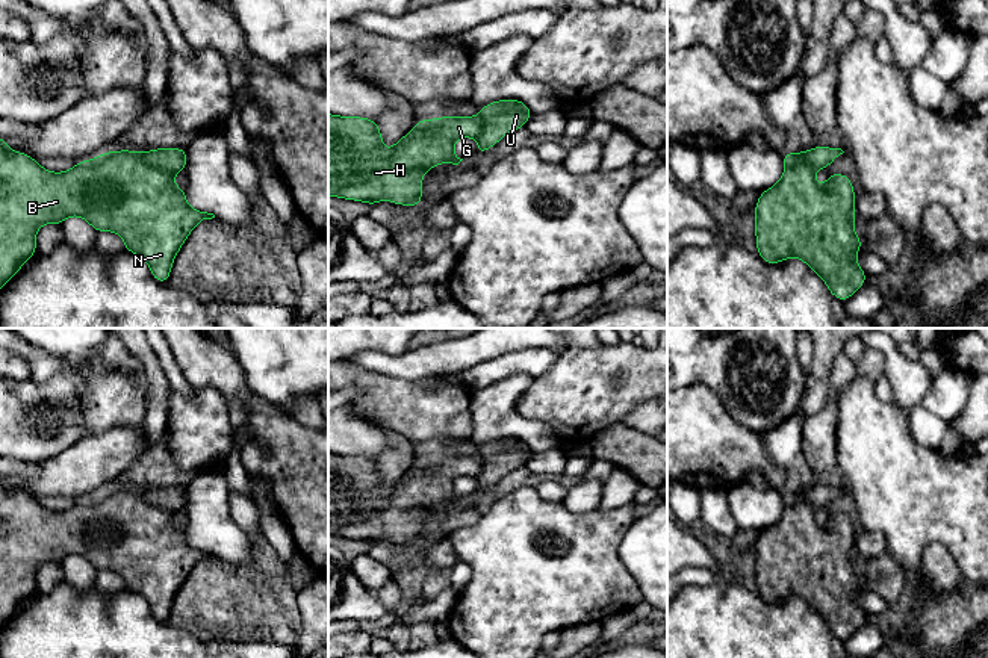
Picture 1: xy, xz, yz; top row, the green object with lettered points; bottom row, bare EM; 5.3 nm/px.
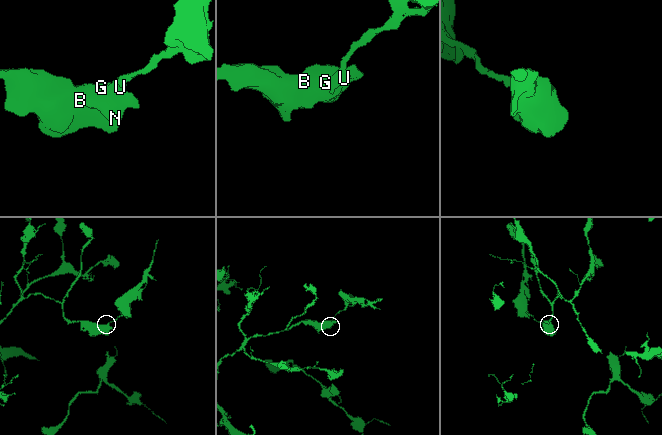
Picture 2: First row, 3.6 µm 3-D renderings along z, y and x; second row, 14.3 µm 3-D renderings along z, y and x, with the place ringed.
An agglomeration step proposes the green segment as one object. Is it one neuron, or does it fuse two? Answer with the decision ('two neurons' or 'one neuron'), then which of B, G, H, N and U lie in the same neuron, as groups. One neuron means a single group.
two neurons | B G H N / U

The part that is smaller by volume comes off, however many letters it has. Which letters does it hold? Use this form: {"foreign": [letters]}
{"foreign": ["U"]}

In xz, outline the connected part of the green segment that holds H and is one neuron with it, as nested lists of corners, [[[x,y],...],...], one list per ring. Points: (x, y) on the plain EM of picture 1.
[[[328,452],[328,535],[363,540],[369,545],[381,539],[415,548],[422,537],[422,513],[434,504],[458,504],[454,481],[460,476],[478,476],[483,470],[481,455],[439,455],[418,458],[415,466],[392,487],[383,487],[377,460],[363,455]]]

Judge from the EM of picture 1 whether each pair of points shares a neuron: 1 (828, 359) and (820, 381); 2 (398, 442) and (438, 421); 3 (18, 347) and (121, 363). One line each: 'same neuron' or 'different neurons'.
1: same neuron
2: different neurons
3: same neuron

